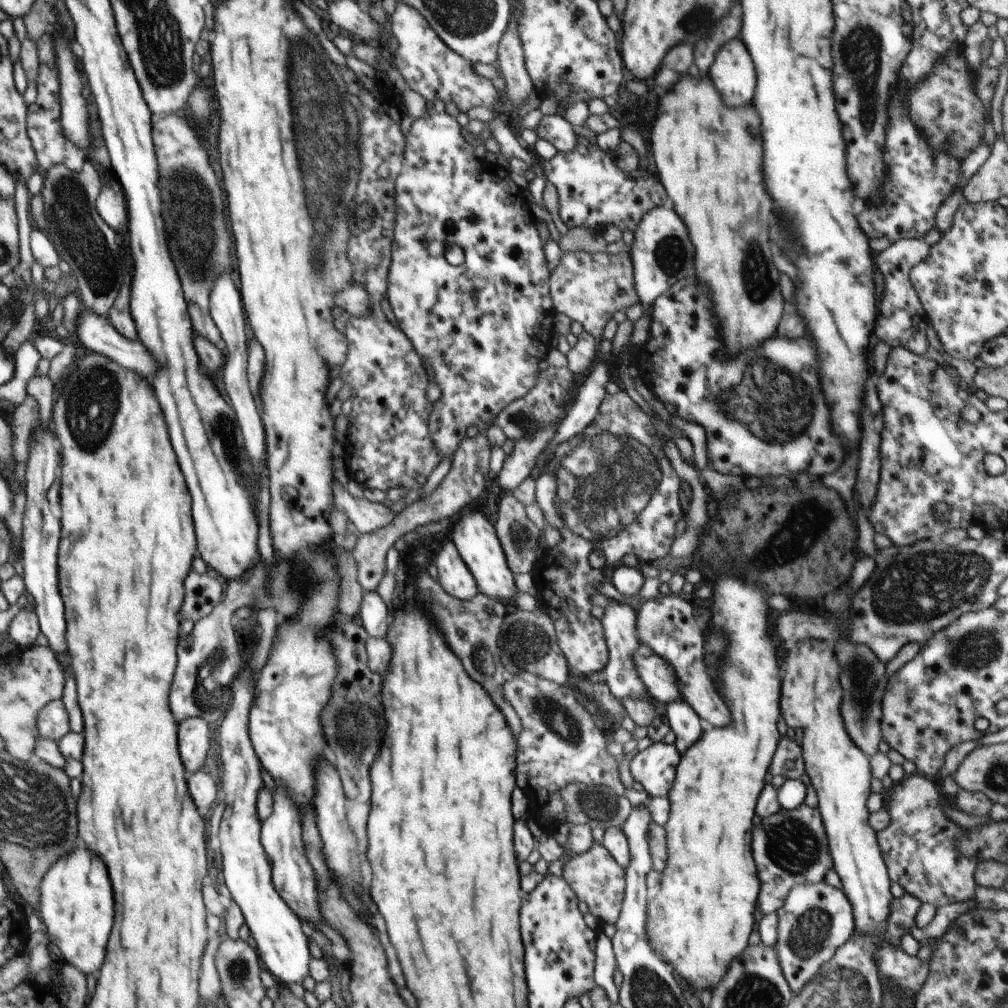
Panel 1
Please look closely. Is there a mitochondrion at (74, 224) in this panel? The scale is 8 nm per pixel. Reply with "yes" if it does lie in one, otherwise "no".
yes

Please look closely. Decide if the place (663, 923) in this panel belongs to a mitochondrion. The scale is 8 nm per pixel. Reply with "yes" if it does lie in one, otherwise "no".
yes

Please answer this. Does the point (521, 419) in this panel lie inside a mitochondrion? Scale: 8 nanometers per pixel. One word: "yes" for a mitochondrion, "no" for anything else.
yes

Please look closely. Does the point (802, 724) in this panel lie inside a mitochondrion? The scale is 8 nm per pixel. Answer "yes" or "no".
no

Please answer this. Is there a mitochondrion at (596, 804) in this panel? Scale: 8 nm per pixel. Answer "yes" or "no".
yes

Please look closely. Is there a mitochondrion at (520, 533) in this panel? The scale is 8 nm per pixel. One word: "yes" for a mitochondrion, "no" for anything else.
yes

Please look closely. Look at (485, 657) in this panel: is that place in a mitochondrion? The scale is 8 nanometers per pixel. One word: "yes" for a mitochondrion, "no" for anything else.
yes

